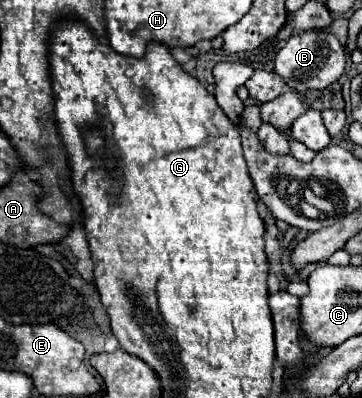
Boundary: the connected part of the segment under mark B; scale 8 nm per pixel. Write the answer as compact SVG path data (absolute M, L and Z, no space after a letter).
M327 30L323 32L301 32L291 36L285 46L275 56L275 74L283 78L285 86L289 90L305 94L307 90L325 90L333 82L339 80L339 76L345 70L345 50L341 42Z

